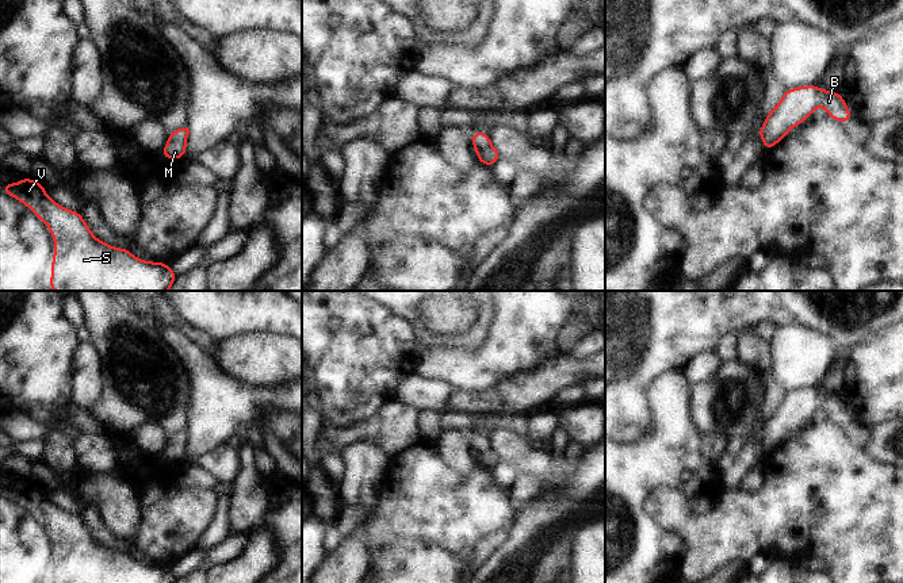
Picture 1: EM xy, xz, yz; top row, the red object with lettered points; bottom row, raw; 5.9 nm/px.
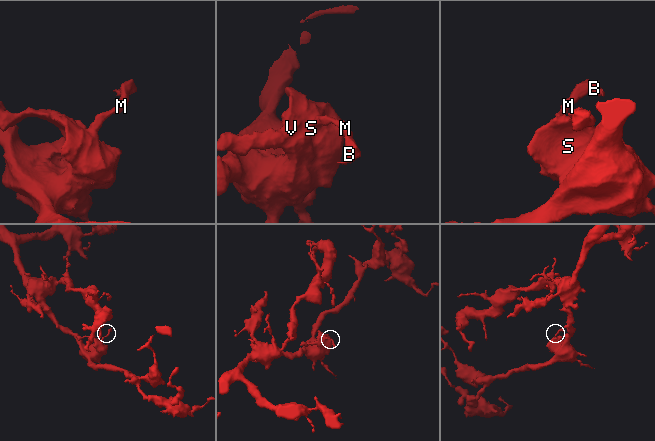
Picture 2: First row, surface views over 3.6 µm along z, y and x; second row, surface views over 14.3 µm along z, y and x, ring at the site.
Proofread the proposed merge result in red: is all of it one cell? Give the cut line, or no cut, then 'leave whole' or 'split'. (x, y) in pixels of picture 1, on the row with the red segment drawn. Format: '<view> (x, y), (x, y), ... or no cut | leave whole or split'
no cut | leave whole

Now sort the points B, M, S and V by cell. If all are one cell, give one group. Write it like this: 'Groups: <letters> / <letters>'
Groups: B M S V.

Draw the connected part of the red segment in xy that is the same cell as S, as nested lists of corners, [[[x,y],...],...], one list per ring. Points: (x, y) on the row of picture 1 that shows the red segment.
[[[32,177],[1,185],[30,208],[51,233],[54,253],[49,285],[53,291],[168,291],[177,275],[169,264],[145,261],[126,248],[96,238],[80,211],[60,206]]]

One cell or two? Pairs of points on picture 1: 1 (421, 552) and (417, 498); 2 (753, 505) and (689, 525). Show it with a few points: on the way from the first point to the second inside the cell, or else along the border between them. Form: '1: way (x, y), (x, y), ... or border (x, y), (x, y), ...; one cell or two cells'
1: border (389, 544), (409, 537), (427, 537), (450, 551); two cells
2: way (737, 521), (733, 525), (706, 525); one cell

